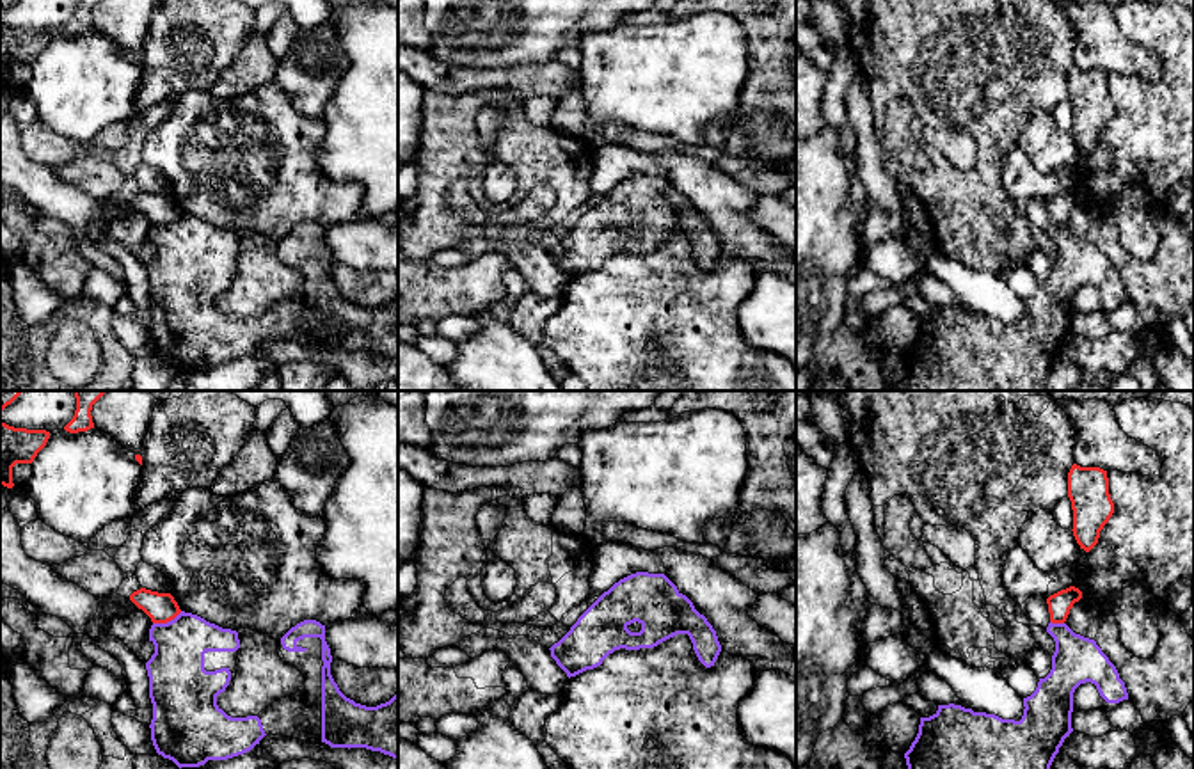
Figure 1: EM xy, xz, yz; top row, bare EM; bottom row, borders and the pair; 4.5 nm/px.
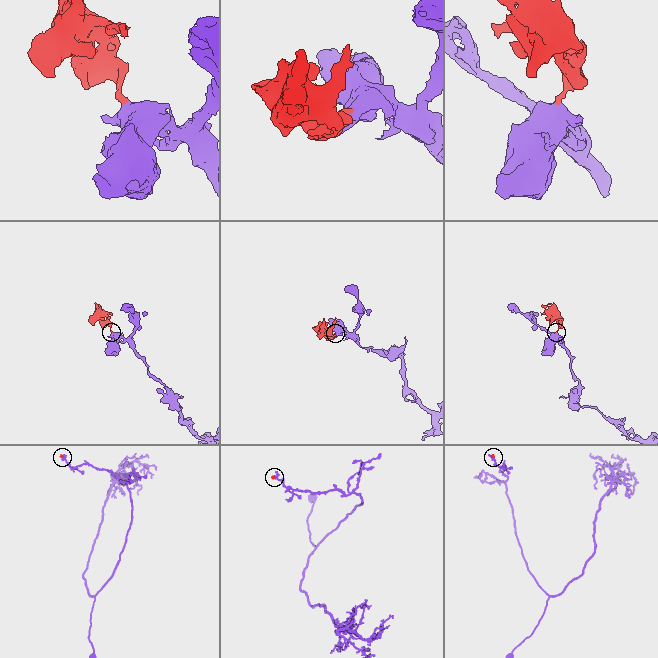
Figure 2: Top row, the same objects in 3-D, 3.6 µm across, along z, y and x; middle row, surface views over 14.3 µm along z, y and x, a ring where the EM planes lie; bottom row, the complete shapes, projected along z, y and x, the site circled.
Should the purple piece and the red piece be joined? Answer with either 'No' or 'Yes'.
No

